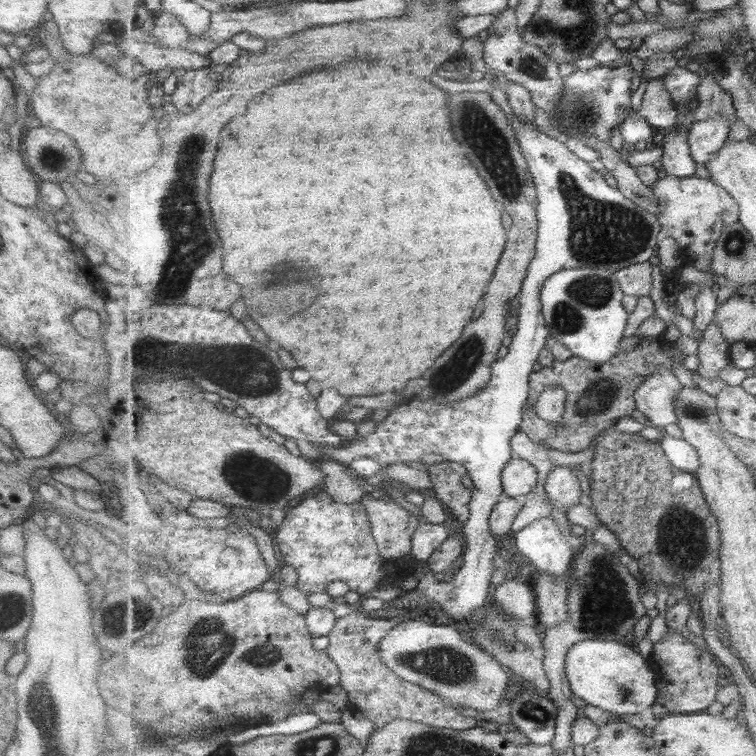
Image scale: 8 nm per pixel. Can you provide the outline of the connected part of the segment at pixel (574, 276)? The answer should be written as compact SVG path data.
M569 268L553 274L545 282L541 290L541 303L543 303L543 316L548 324L551 335L559 339L574 356L585 358L591 362L609 362L621 350L621 340L628 325L629 312L624 307L626 294L621 288L615 272L609 269L598 268Z

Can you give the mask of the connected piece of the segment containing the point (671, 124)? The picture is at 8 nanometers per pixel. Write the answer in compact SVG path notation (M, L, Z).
M663 77L649 80L638 113L655 128L661 128L661 130L667 130L667 132L675 130L678 110L675 100L665 90Z

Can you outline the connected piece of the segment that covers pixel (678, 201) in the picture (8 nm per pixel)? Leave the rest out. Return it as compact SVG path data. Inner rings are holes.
M667 175L659 178L651 185L657 196L661 212L657 214L661 221L661 232L677 239L683 252L684 266L693 266L699 270L707 270L712 266L718 240L725 229L740 220L740 205L733 196L715 183L713 179L697 176L681 178Z

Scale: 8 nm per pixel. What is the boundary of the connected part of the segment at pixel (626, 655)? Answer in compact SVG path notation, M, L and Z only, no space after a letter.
M587 639L568 652L566 673L572 692L587 704L613 714L641 714L652 708L659 698L656 672L649 661L632 644L614 640Z

